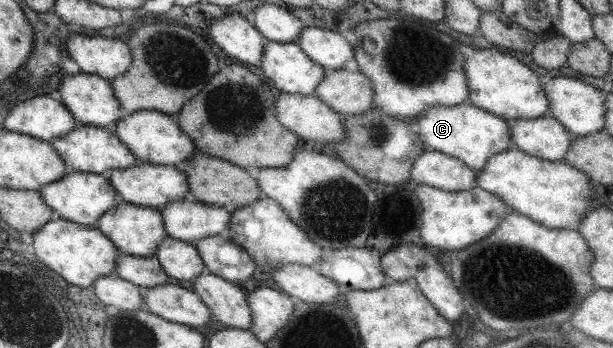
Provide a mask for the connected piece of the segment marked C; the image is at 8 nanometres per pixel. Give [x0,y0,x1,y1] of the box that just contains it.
[416,102,512,172]

